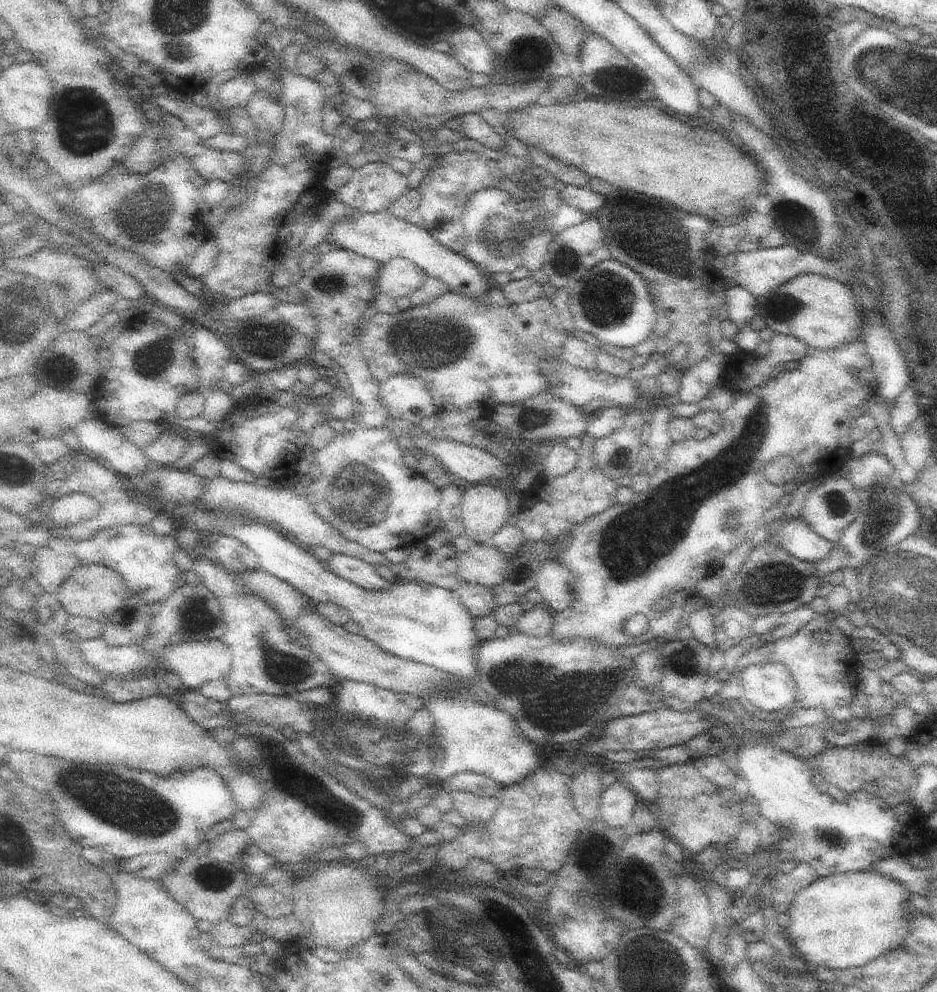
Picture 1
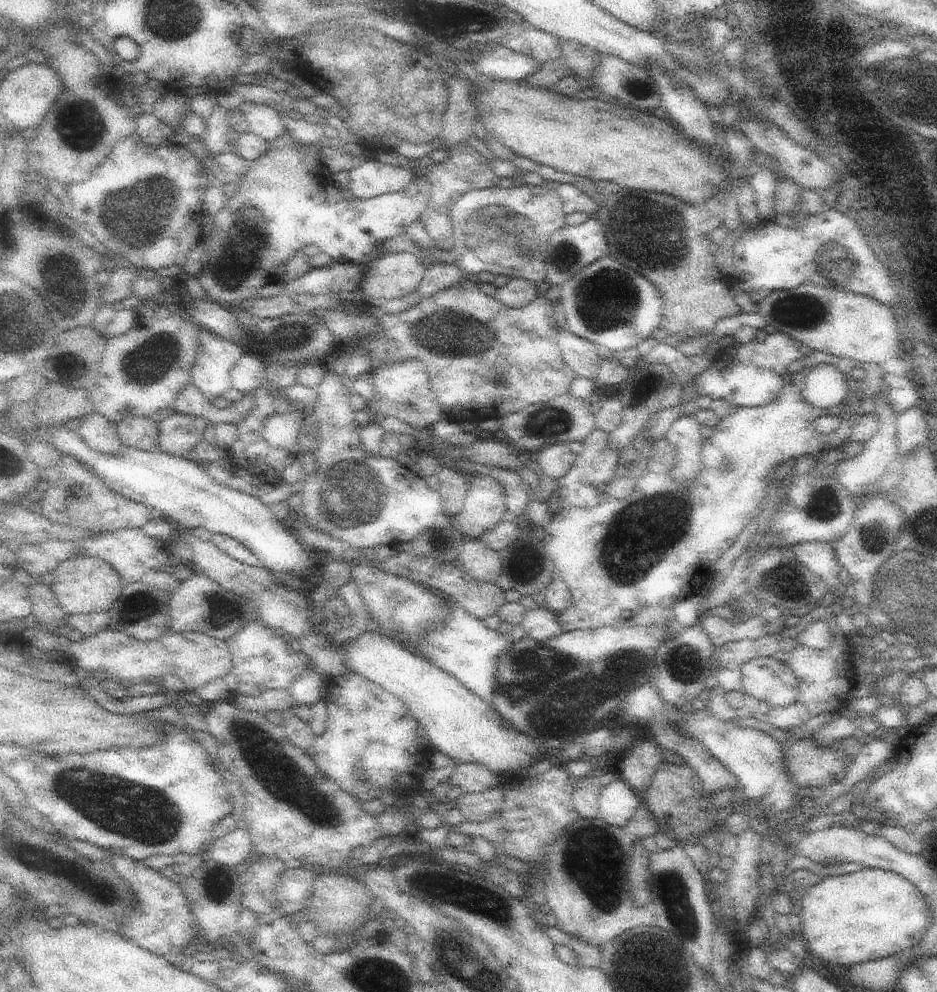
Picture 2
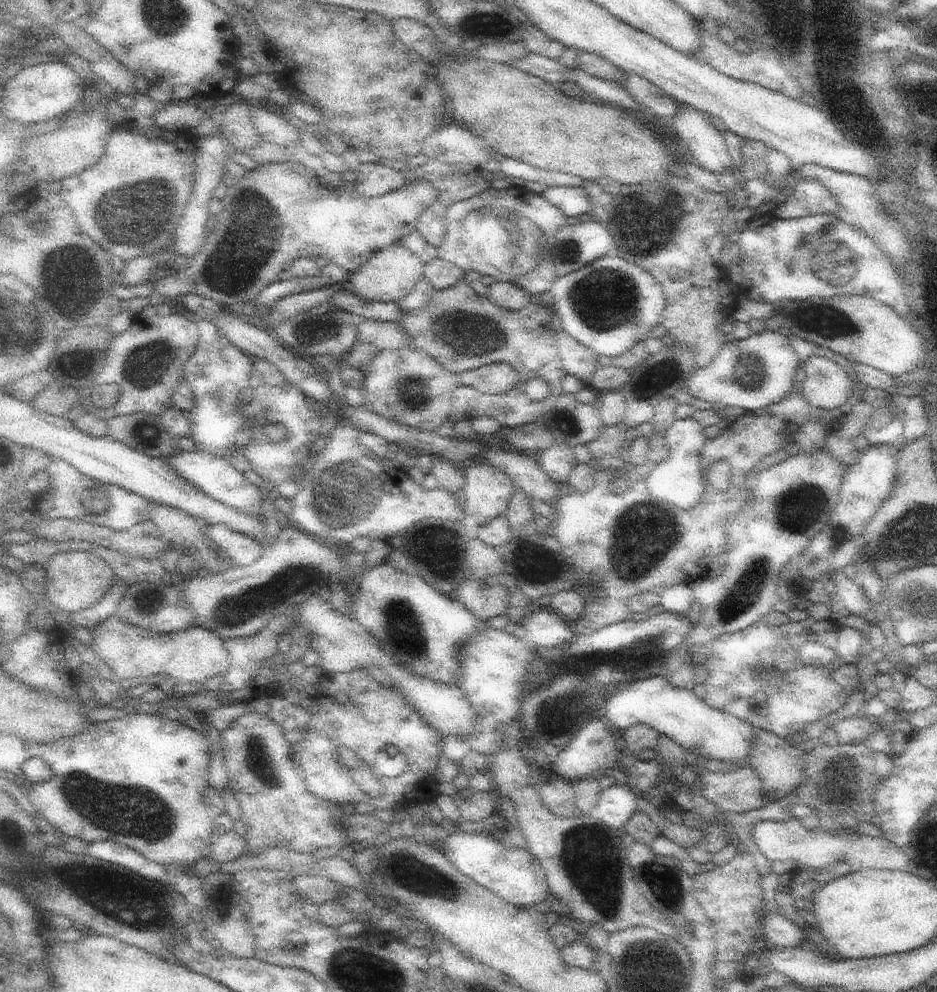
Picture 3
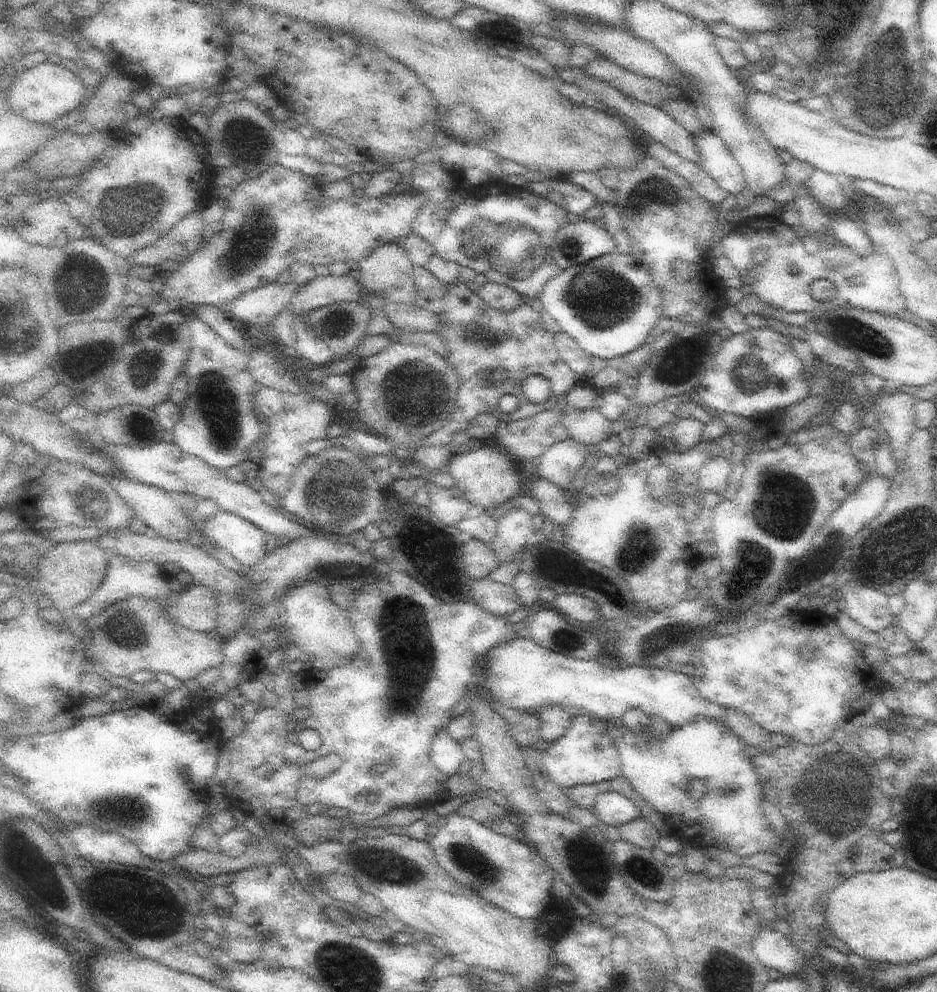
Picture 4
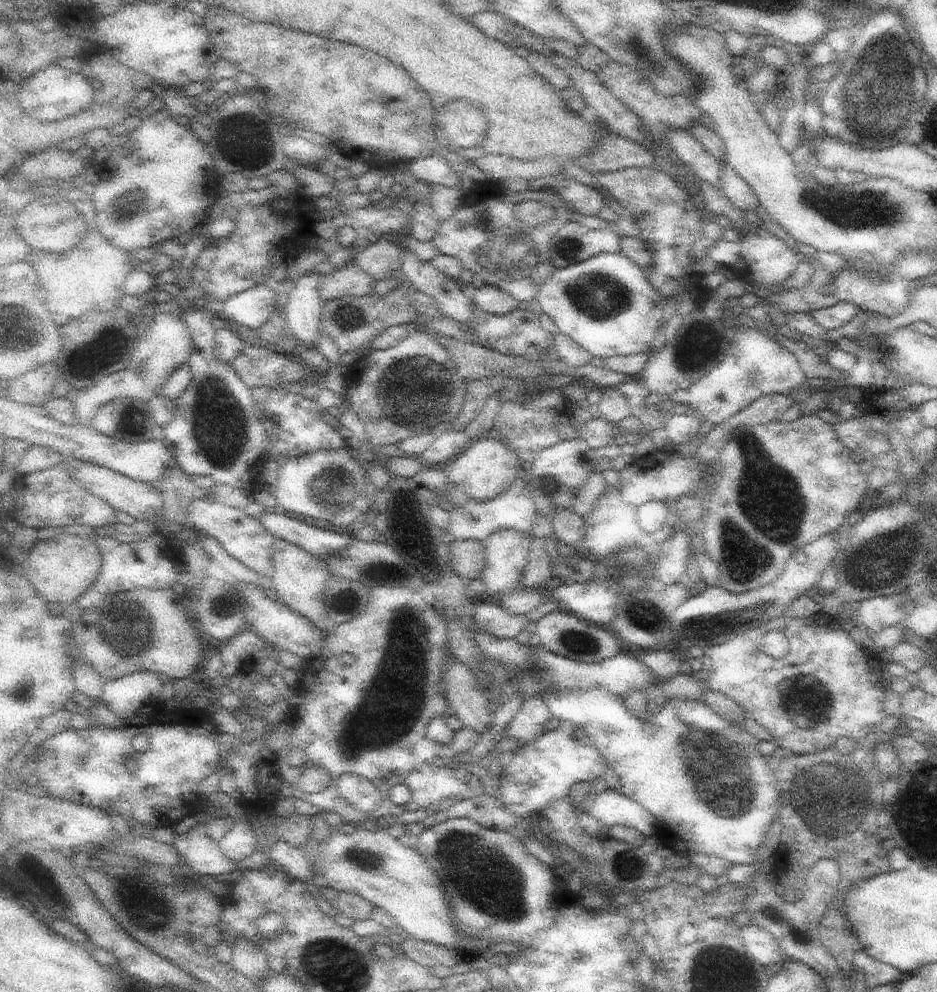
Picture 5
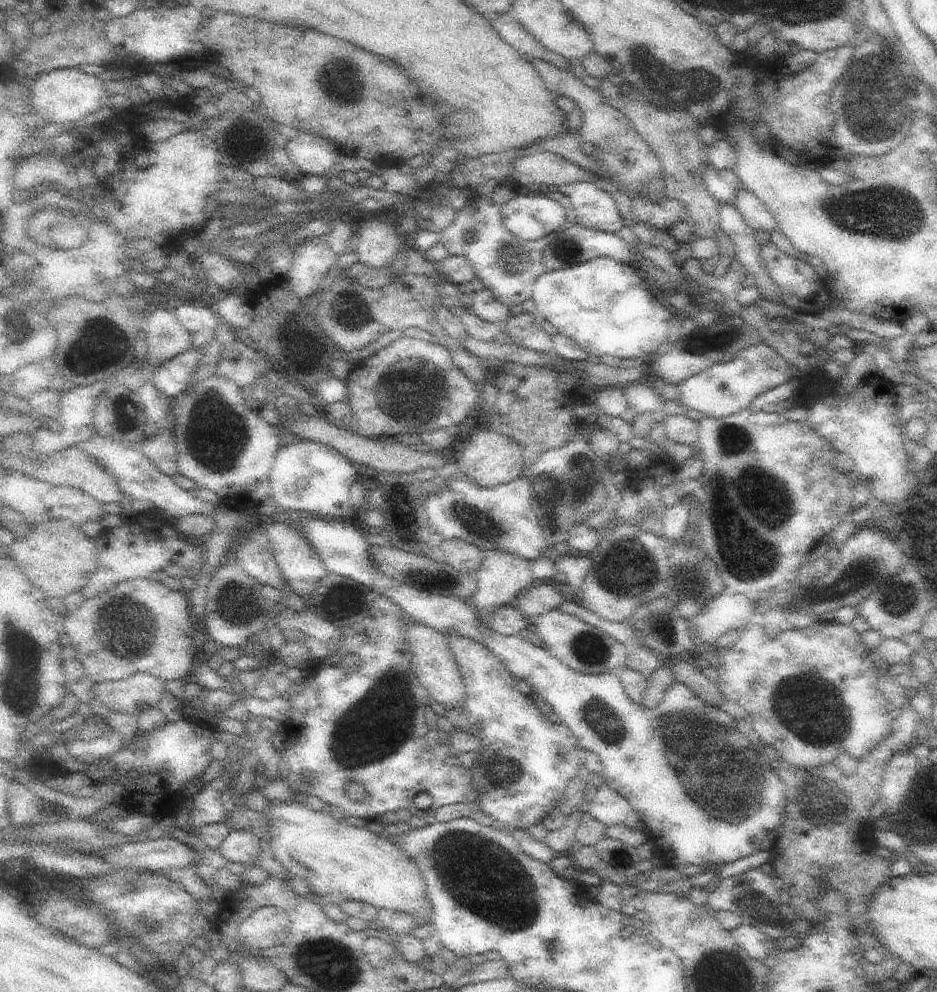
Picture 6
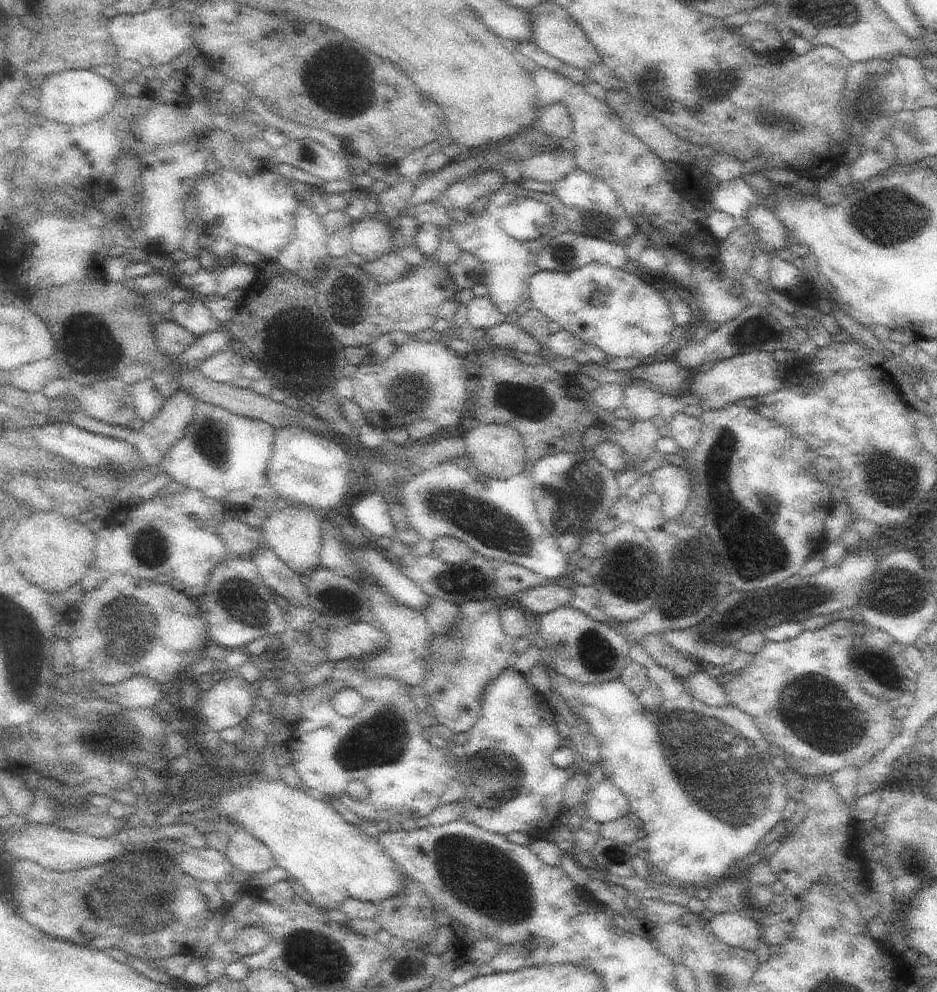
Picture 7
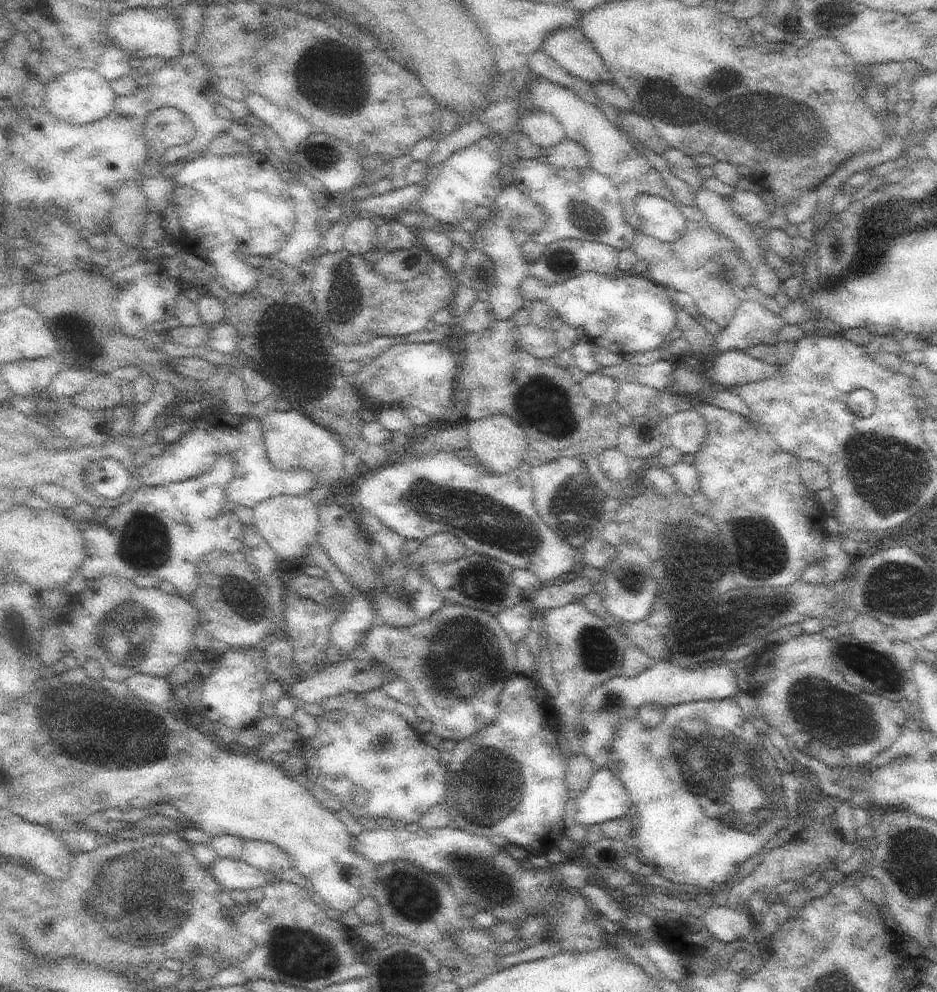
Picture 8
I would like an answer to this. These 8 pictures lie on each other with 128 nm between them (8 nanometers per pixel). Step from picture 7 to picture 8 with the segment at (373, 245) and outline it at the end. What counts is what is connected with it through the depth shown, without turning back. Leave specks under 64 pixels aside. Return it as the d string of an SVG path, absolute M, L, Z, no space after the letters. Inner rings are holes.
M360 215L351 216L348 228L344 230L344 246L348 253L364 255L376 250L378 242L377 227L374 223Z

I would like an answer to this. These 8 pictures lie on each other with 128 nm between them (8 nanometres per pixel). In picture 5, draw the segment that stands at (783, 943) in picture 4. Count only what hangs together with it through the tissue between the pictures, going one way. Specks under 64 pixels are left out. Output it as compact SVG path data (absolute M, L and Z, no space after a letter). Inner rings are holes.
M750 922L741 927L743 943L747 951L765 967L770 964L784 964L787 956L781 949L779 940L764 927Z

